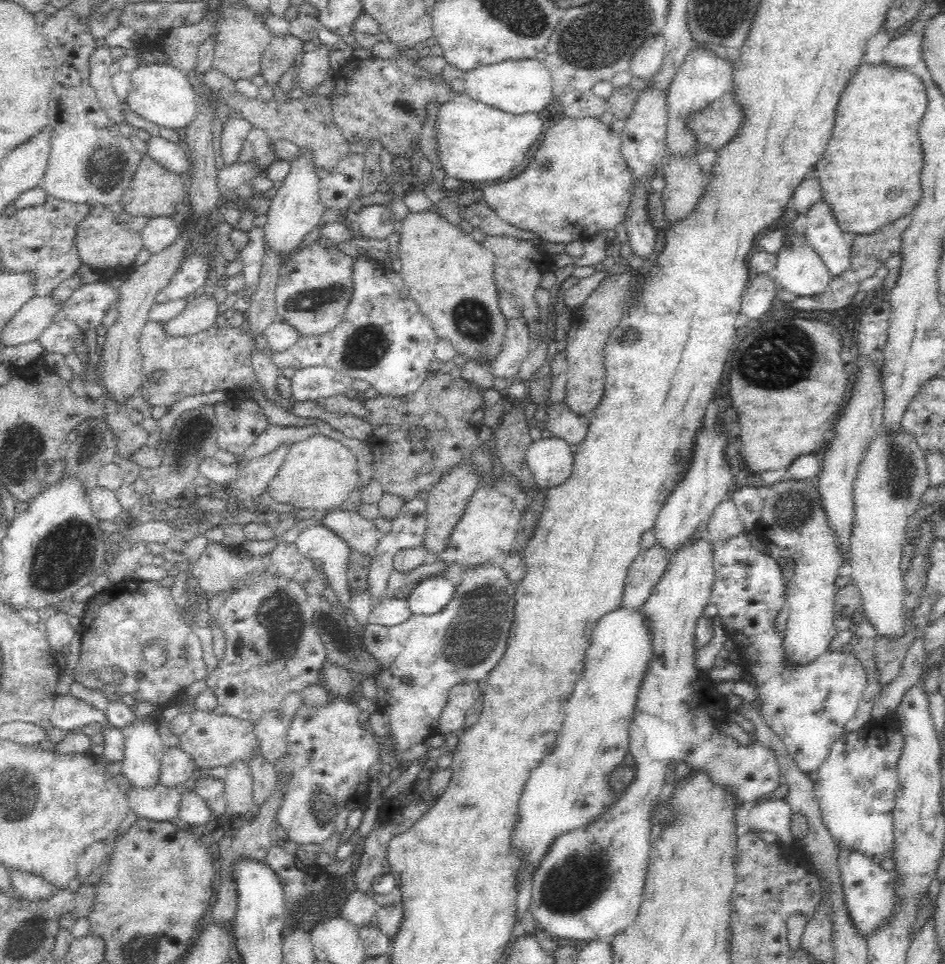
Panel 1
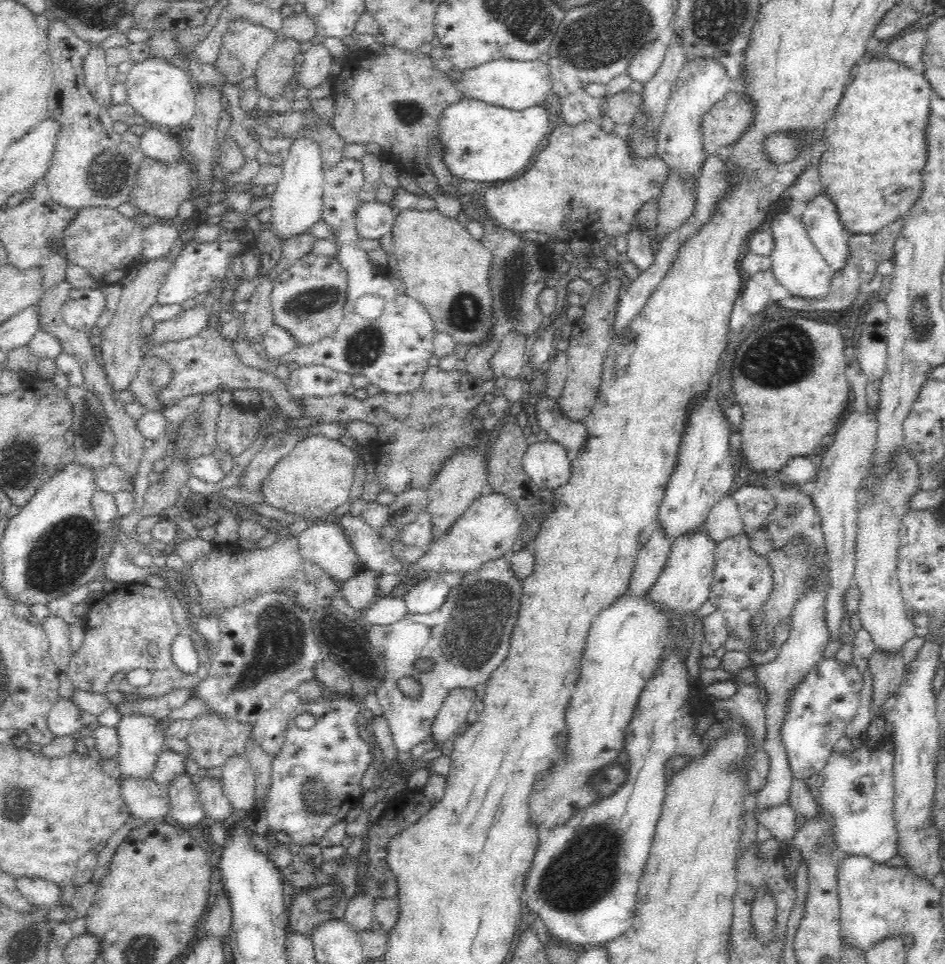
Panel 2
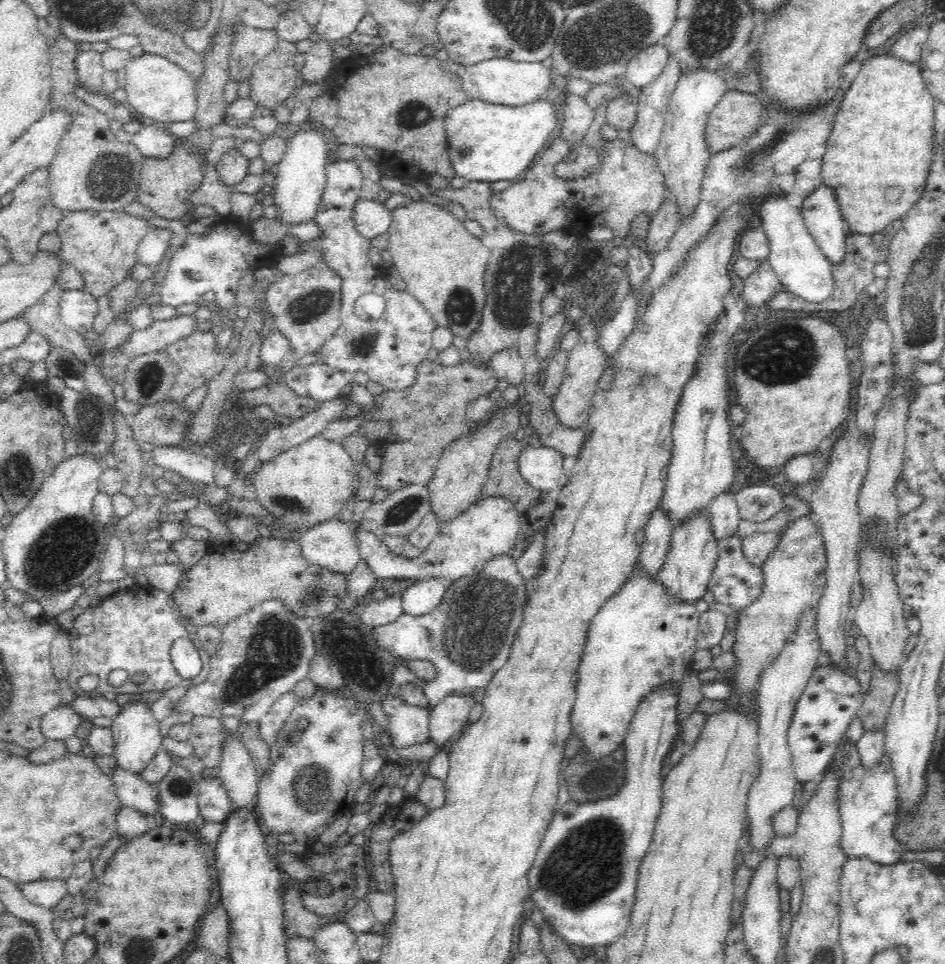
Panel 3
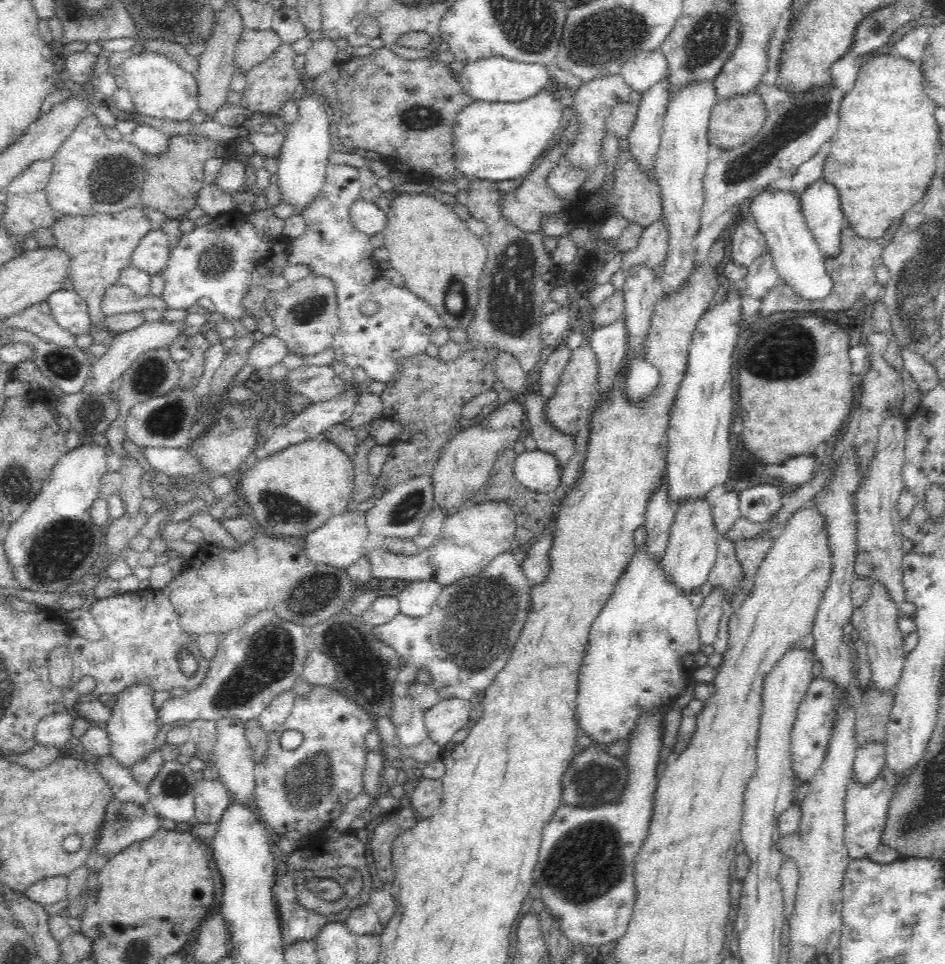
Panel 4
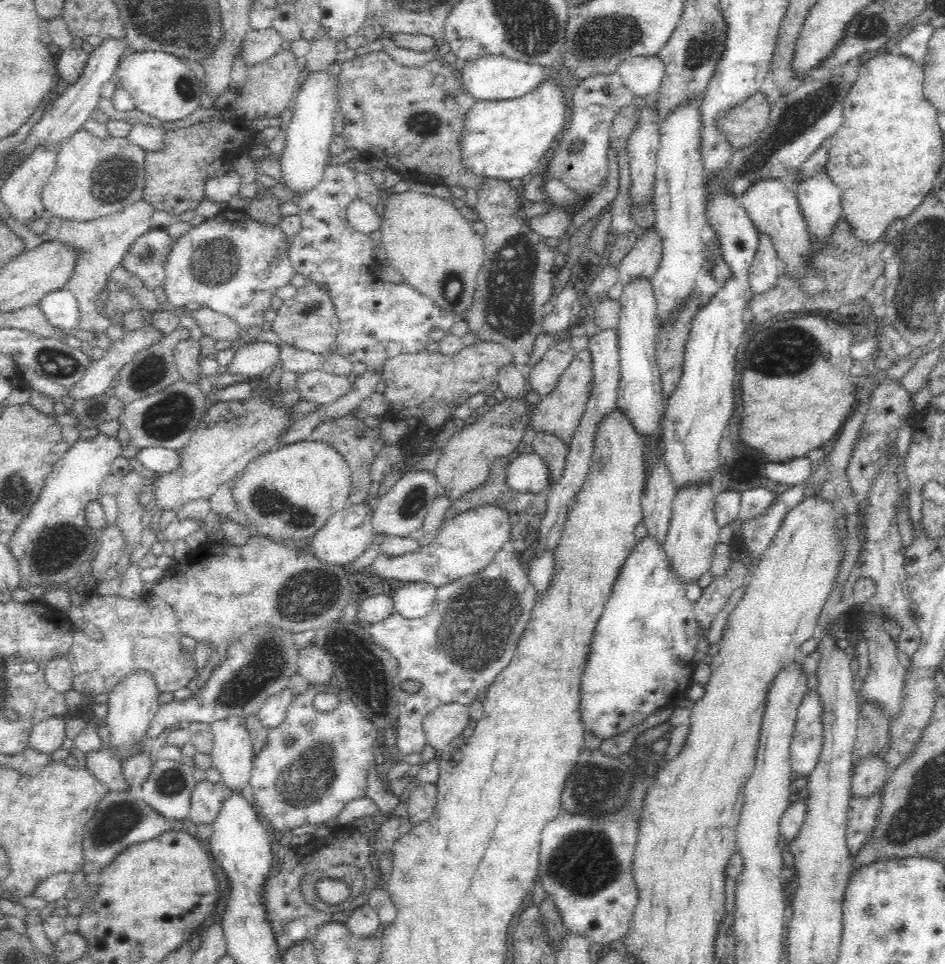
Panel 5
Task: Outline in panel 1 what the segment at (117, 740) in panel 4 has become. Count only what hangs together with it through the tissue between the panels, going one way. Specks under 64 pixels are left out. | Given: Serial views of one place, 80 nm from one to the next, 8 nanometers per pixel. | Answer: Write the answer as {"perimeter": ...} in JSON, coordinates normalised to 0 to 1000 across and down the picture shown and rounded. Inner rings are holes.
{"perimeter":[[[167,747],[144,748],[131,755],[131,788],[128,801],[142,818],[158,818],[170,813],[169,797],[175,775],[169,768]]]}

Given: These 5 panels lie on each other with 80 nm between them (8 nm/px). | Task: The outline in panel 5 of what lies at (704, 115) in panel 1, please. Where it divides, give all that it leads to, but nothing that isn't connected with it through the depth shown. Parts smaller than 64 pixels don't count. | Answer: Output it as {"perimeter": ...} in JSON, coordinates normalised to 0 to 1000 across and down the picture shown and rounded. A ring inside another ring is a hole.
{"perimeter":[[[807,95],[760,118],[757,134],[779,156],[798,147],[815,124],[815,107]]]}

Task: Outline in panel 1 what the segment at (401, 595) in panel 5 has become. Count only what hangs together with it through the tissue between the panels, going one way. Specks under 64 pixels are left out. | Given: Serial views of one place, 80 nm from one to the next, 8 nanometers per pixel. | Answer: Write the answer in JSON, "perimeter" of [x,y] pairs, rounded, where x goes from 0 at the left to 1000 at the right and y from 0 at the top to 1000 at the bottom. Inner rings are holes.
{"perimeter":[[[469,598],[451,600],[440,605],[431,621],[437,637],[461,637],[480,619],[484,608]]]}

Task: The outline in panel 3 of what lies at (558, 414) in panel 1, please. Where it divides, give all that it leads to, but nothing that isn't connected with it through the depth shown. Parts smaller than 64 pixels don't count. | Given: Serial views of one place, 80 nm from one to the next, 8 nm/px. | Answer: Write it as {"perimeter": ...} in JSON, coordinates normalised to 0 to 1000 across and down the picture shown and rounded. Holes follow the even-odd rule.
{"perimeter":[[[557,392],[557,417],[561,419],[560,446],[571,452],[574,461],[593,466],[598,474],[612,473],[620,451],[618,443],[599,443],[586,426],[585,412],[576,408],[569,394]]]}

